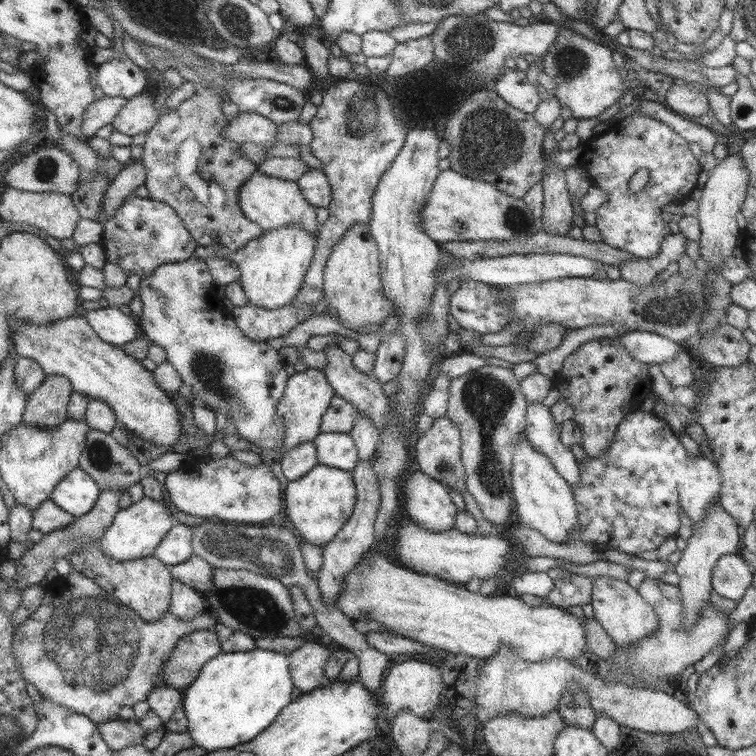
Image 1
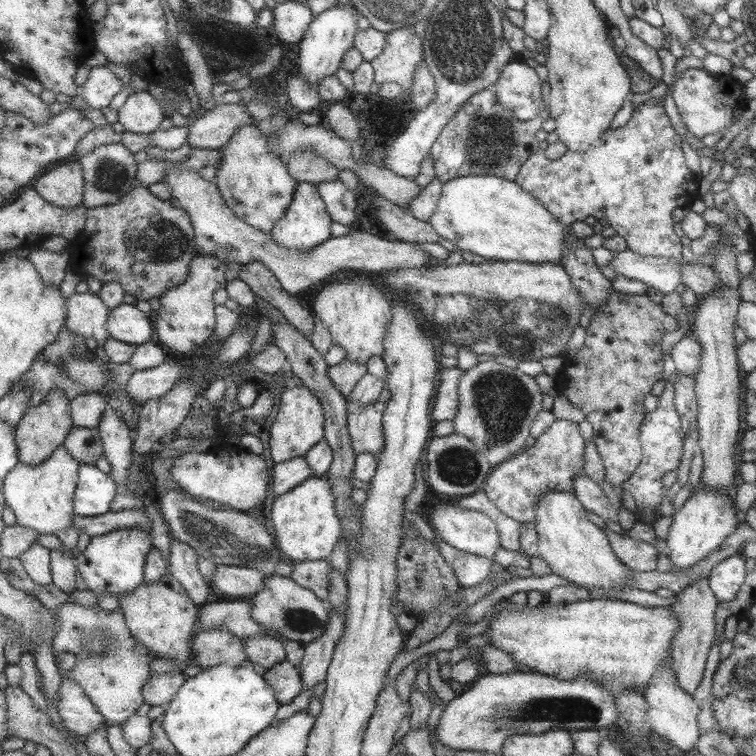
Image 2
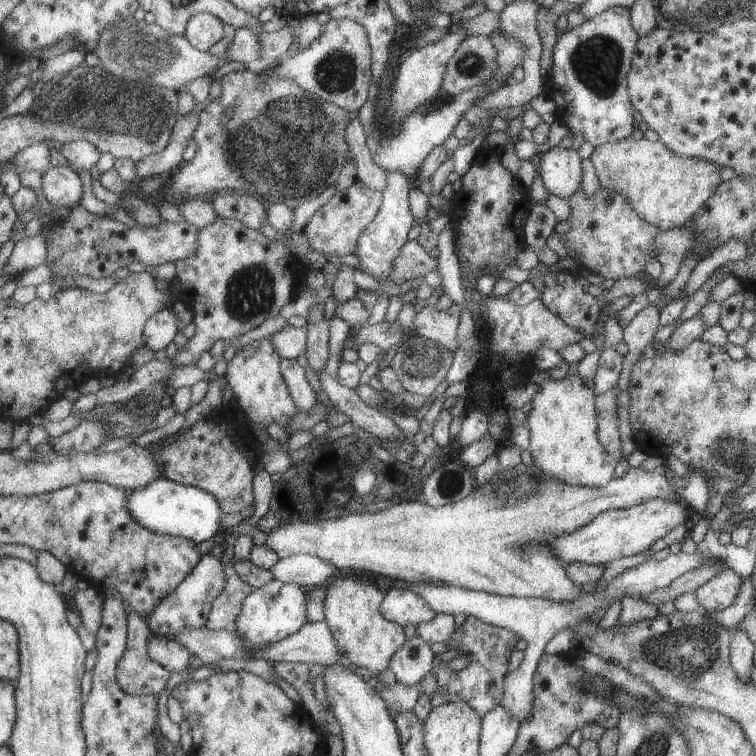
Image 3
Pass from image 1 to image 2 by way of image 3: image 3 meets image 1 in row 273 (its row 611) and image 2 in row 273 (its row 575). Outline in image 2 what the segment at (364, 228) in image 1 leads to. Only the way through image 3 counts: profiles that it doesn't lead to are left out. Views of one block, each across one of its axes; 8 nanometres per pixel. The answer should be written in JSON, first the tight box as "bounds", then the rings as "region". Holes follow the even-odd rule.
{"bounds":[313,272,391,364],"region":[[[343,272],[320,285],[313,301],[313,314],[331,335],[331,342],[341,346],[345,360],[366,364],[371,356],[383,356],[383,338],[391,321],[391,308],[383,298],[383,290],[359,272]]]}

